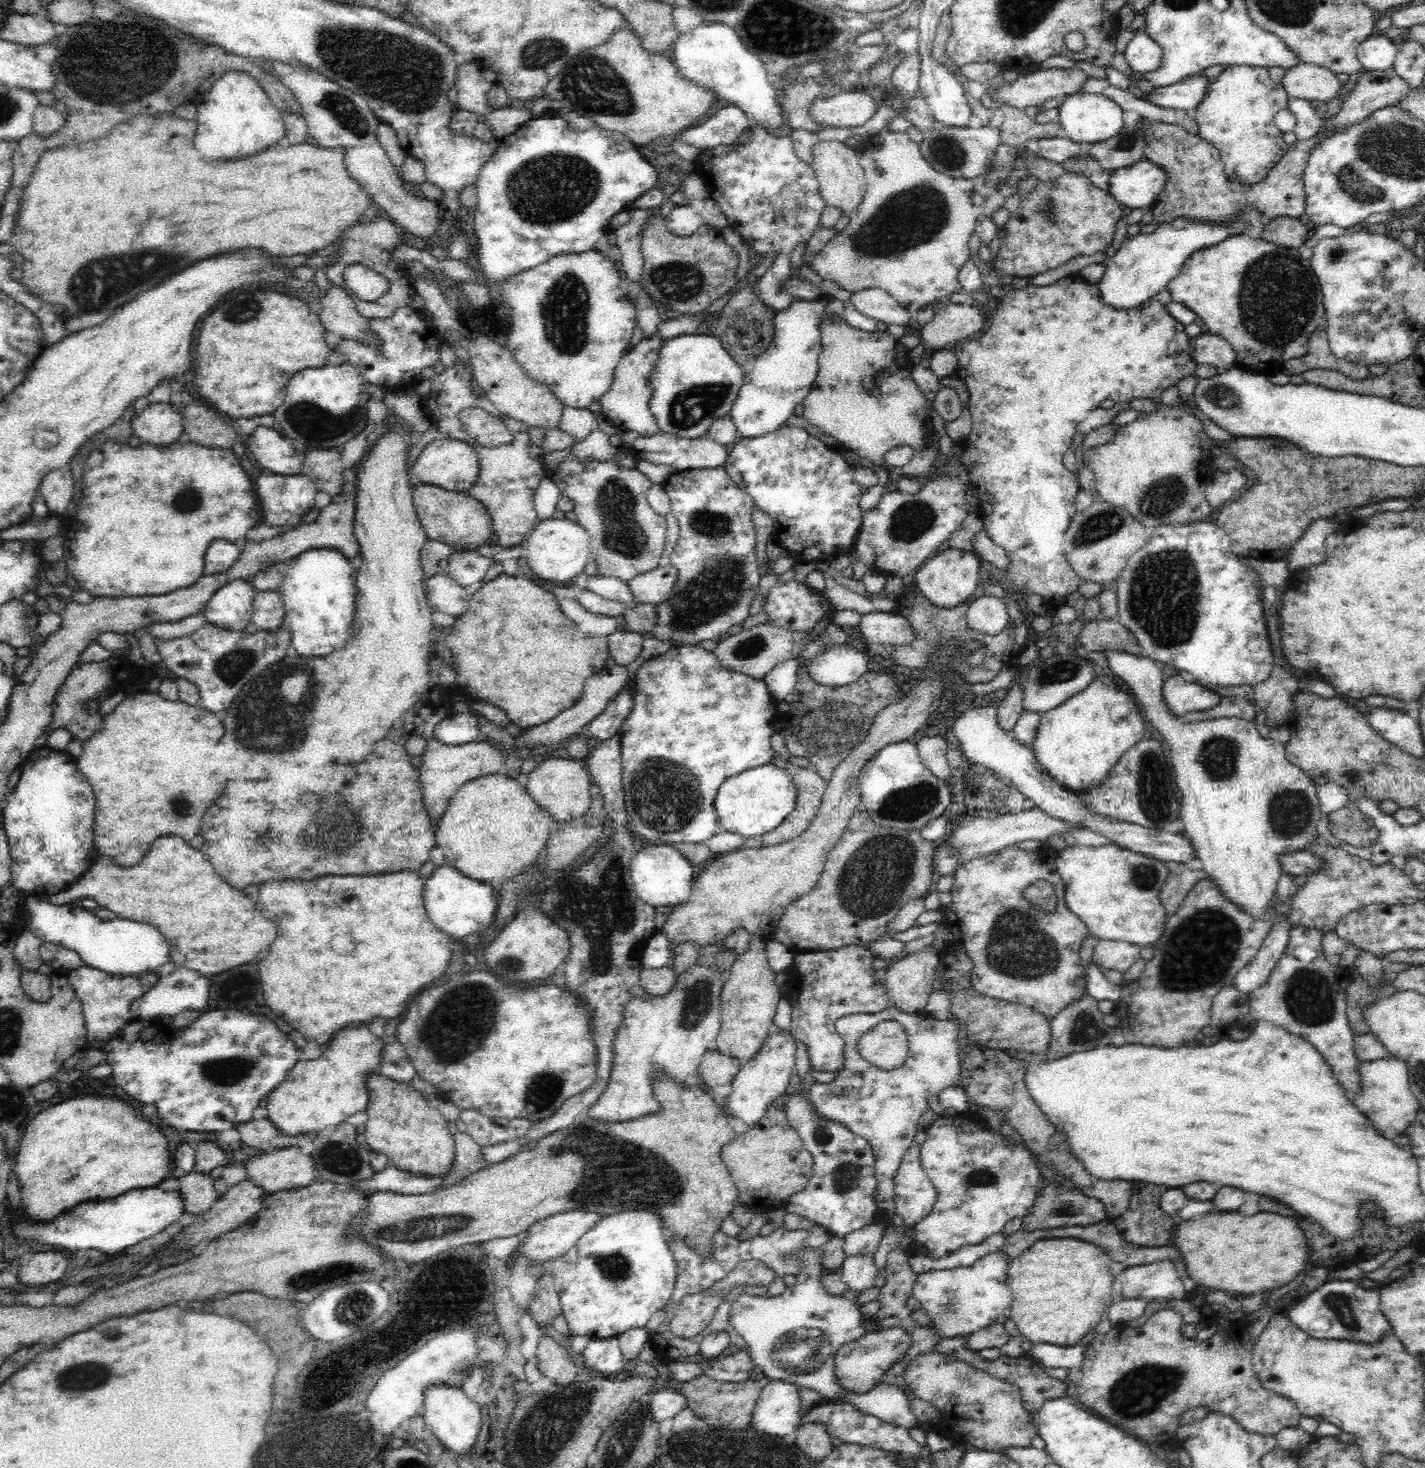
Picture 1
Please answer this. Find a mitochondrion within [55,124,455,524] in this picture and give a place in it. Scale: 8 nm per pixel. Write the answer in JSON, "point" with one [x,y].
{"point":[102,282]}

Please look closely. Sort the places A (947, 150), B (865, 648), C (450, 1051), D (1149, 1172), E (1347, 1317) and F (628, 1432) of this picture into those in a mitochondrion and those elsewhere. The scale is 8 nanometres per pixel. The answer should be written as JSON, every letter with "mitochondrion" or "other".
{"A":"mitochondrion","B":"other","C":"mitochondrion","D":"other","E":"mitochondrion","F":"mitochondrion"}

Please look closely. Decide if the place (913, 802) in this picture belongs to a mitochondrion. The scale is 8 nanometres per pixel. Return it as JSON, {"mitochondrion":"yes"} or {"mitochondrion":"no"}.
{"mitochondrion":"yes"}

